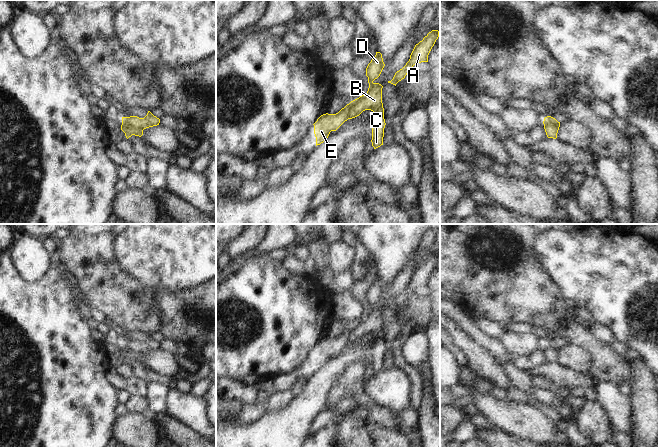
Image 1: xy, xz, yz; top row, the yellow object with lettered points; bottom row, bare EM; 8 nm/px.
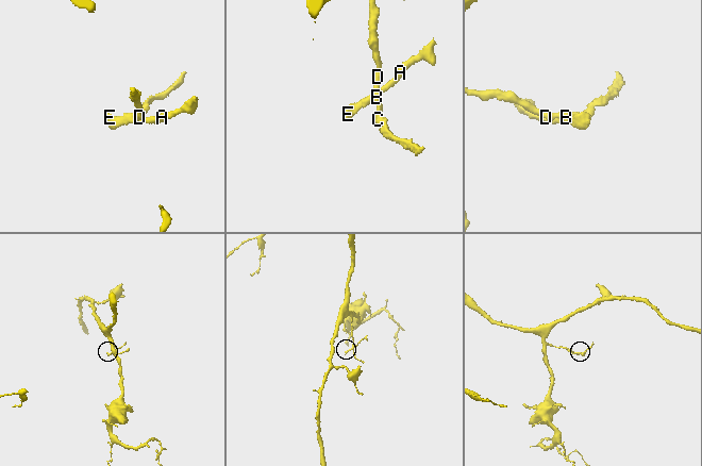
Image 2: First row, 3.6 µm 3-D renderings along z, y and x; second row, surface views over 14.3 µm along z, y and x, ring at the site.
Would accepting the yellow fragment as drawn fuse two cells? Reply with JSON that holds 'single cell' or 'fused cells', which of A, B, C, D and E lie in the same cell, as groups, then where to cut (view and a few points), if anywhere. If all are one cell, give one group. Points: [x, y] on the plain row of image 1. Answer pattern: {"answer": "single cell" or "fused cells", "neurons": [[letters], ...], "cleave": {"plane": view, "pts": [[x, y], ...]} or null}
{"answer": "fused cells", "neurons": [["A", "E"], ["B", "C", "D"]], "cleave": {"plane": "xy", "pts": [[122, 347], [132, 351], [139, 351], [142, 354]]}}

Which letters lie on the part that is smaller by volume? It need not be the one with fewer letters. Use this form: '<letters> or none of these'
A, E

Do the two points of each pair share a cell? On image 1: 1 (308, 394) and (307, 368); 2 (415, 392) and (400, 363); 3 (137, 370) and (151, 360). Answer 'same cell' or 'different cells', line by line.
1: different cells
2: same cell
3: different cells

